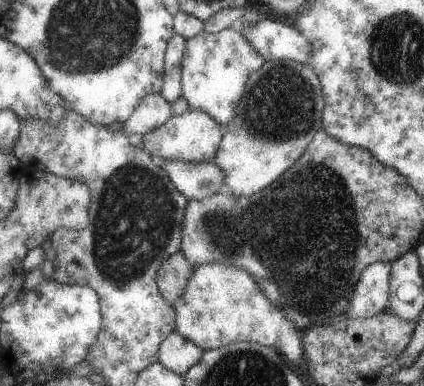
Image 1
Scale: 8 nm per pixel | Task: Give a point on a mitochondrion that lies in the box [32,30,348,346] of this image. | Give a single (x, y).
(137, 217)

